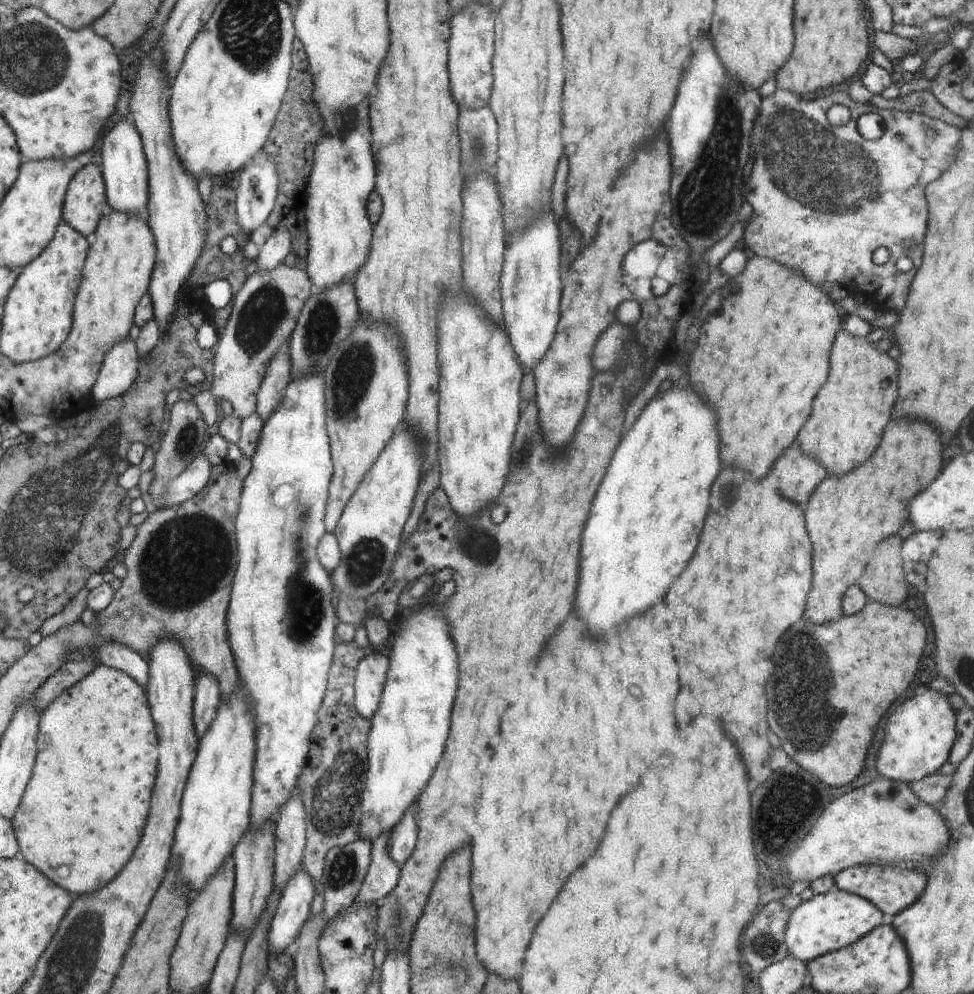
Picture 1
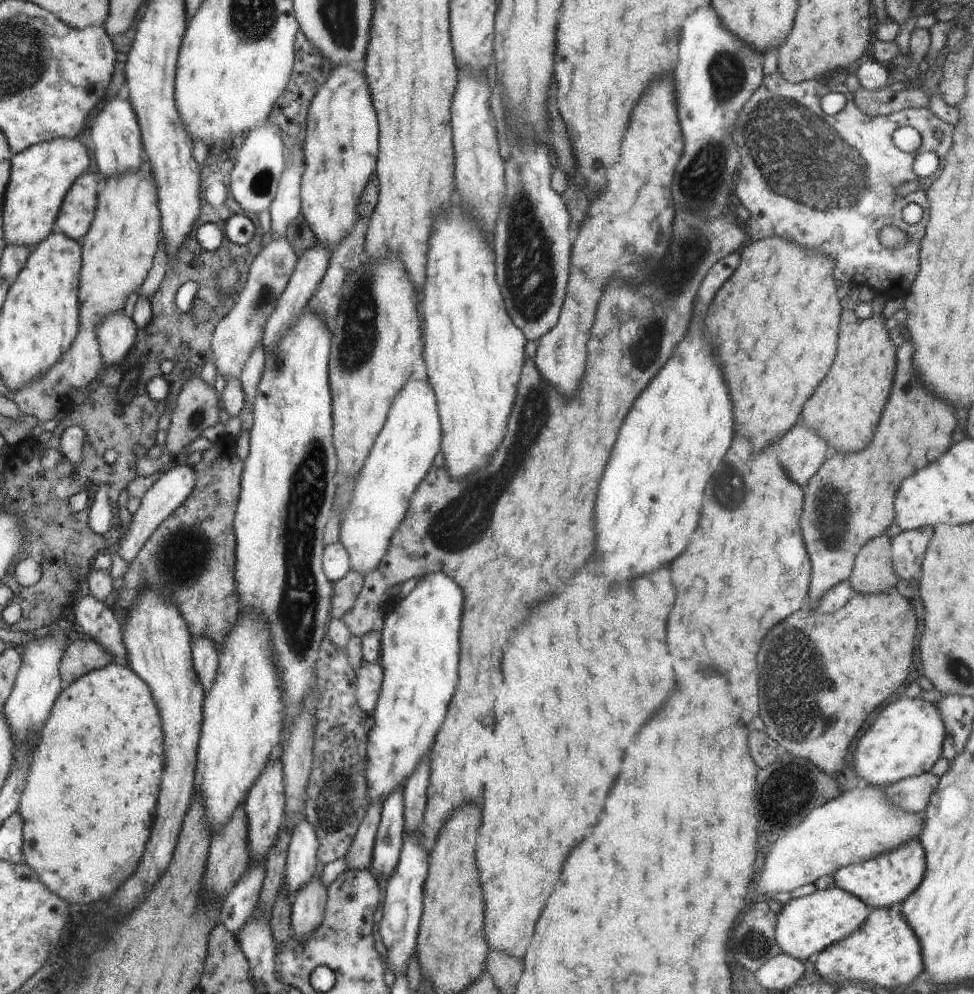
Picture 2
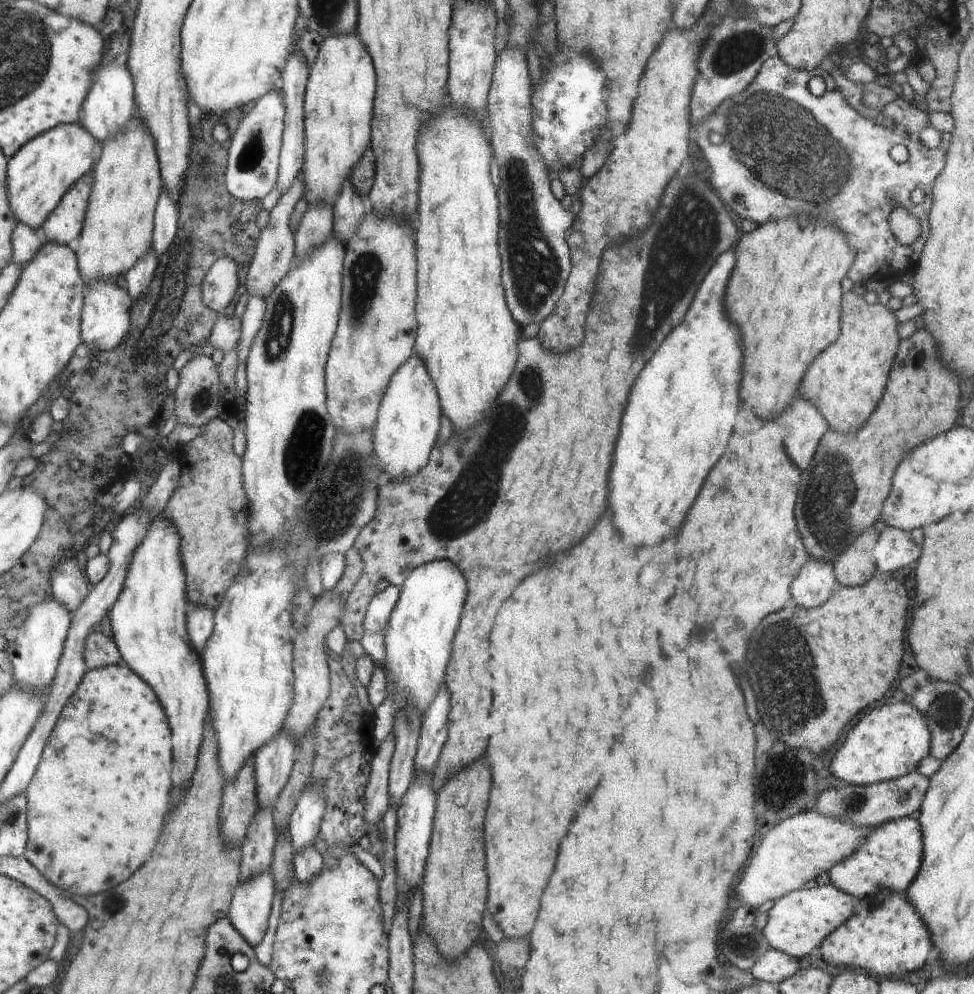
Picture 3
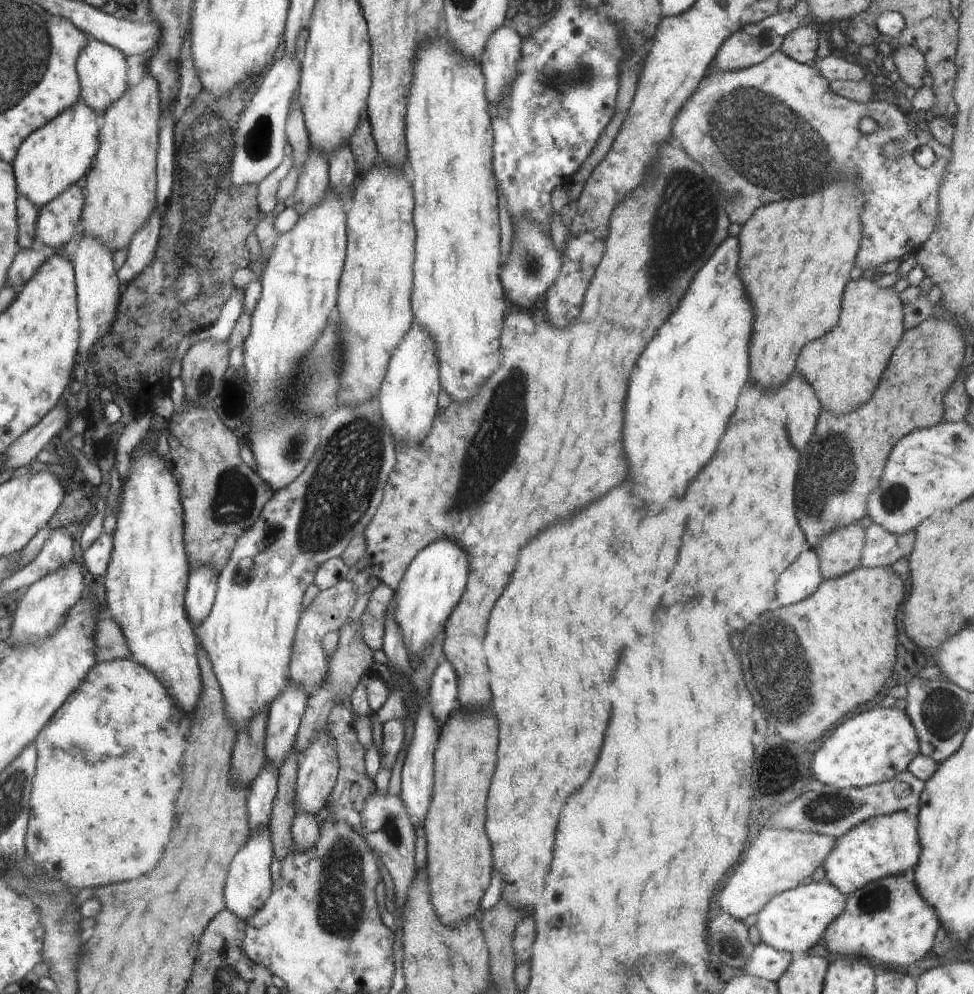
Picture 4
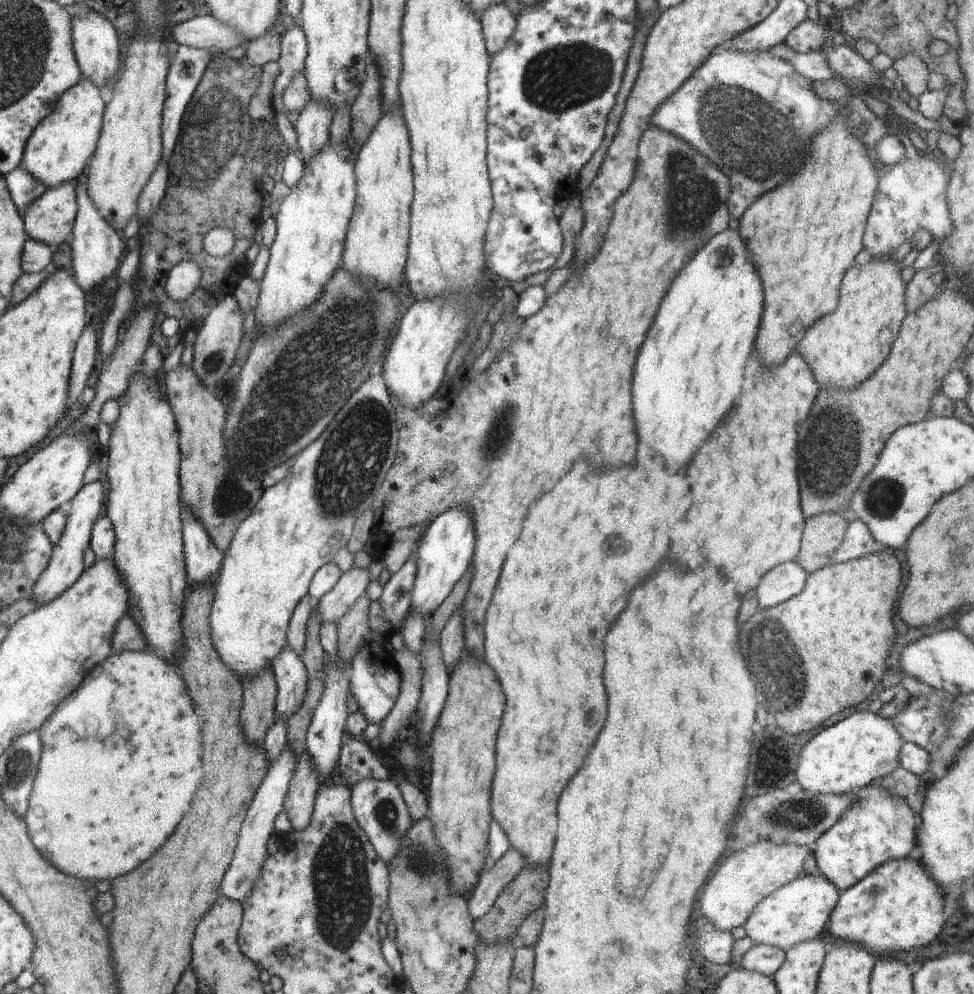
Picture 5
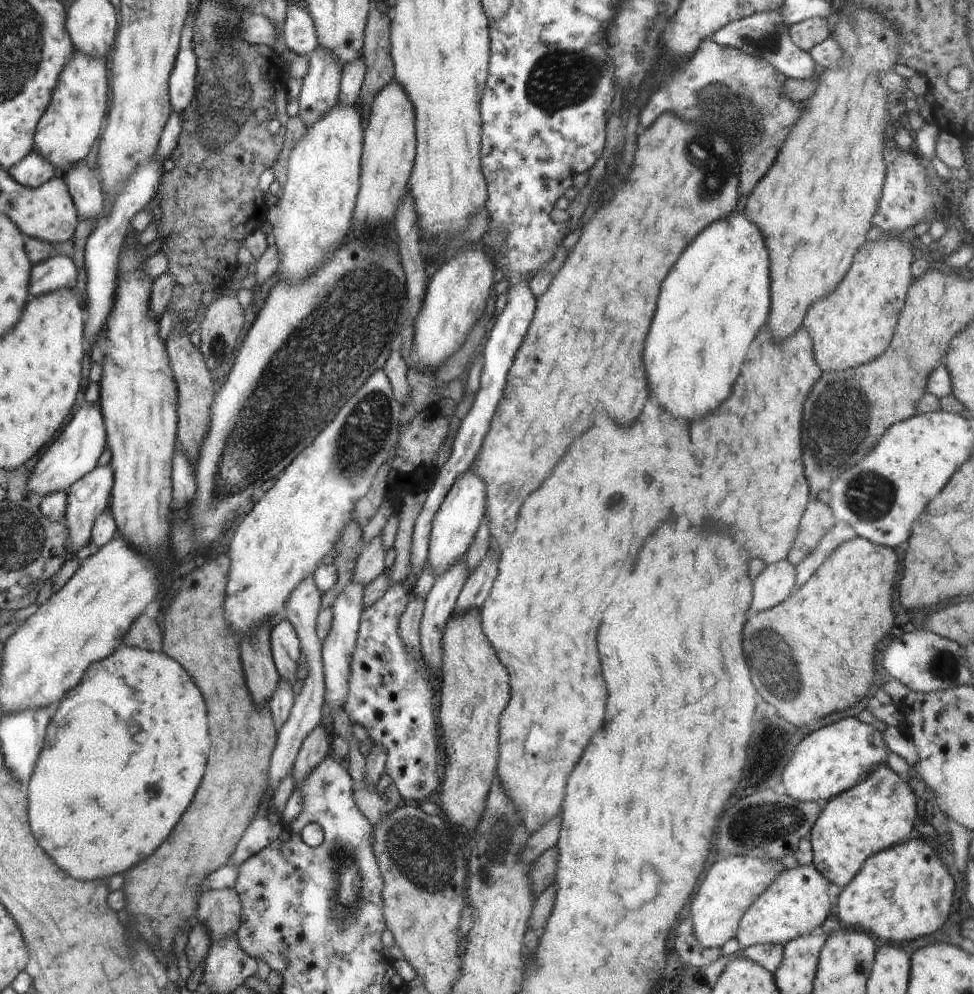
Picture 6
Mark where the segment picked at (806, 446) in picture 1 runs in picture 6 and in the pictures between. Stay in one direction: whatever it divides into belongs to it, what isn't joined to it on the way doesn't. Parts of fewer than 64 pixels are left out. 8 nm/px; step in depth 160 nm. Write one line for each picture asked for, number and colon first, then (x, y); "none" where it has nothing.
2: (845, 410)
3: (846, 382)
4: (844, 367)
5: (842, 350)
6: (853, 325)

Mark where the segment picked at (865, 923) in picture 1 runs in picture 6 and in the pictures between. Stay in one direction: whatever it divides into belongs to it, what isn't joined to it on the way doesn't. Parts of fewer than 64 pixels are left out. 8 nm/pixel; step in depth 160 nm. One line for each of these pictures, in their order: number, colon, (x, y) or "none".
2: (805, 926)
3: (798, 922)
4: (793, 921)
5: (799, 911)
6: (796, 903)

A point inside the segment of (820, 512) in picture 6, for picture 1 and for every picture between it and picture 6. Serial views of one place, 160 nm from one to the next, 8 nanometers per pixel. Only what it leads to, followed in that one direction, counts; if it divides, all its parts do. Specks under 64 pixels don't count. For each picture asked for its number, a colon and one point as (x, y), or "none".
1: (884, 580)
2: (872, 572)
3: (856, 565)
4: (840, 552)
5: (822, 535)

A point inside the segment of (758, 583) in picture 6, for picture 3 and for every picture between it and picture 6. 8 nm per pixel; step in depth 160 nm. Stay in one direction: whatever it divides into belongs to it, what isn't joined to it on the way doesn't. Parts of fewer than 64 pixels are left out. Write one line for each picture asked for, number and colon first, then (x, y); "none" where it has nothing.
3: (815, 584)
4: (801, 579)
5: (787, 580)

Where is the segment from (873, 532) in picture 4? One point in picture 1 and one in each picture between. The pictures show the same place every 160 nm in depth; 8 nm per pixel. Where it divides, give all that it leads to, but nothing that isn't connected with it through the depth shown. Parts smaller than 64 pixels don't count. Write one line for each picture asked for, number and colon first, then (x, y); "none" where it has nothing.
1: (917, 549)
2: (907, 550)
3: (896, 549)

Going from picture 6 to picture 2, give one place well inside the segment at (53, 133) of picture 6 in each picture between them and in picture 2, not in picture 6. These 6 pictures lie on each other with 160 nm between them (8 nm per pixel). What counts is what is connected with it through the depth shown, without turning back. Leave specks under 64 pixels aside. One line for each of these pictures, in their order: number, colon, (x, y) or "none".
2: (41, 175)
3: (43, 171)
4: (59, 154)
5: (58, 152)

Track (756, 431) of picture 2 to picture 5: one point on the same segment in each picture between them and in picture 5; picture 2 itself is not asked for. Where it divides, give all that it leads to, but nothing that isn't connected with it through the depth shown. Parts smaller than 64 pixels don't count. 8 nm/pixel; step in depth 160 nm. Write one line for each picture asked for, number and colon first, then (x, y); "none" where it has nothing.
3: (784, 295)
4: (795, 275)
5: (802, 237)

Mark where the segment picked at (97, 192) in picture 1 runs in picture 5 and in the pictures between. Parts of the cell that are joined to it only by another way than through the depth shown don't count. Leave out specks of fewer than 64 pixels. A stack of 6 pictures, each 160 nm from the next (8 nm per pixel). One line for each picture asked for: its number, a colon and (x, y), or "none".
2: (79, 210)
3: (63, 226)
4: (56, 222)
5: (49, 219)

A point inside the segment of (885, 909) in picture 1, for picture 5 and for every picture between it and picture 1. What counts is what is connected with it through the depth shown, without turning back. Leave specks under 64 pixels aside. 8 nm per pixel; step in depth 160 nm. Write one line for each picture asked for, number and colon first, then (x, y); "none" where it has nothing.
2: (887, 880)
3: (890, 857)
4: (883, 846)
5: (878, 827)

